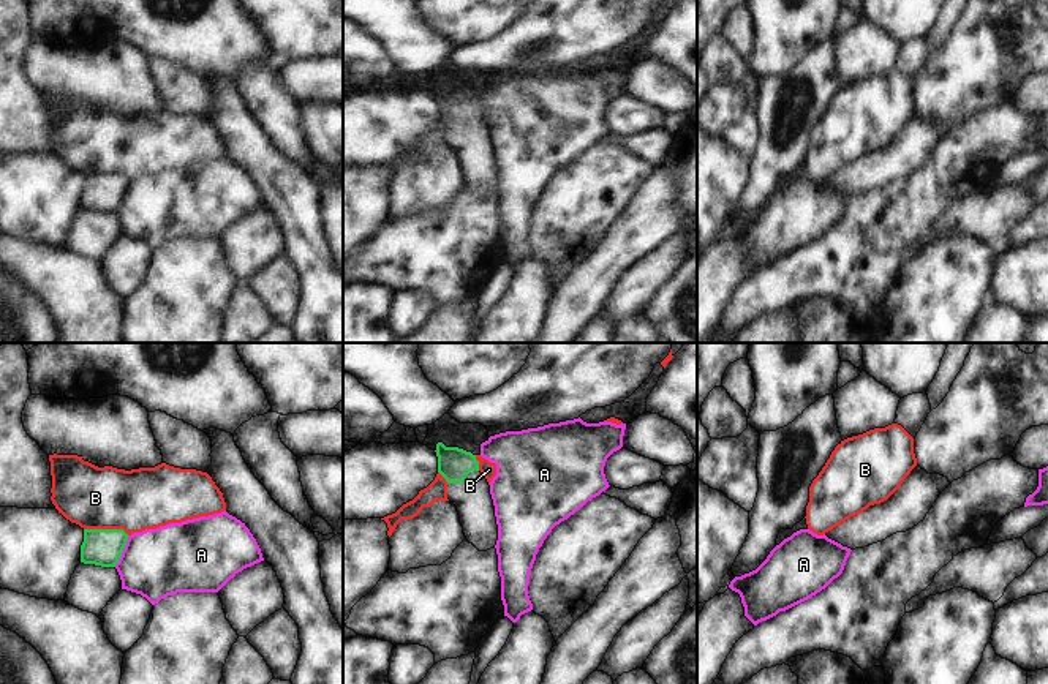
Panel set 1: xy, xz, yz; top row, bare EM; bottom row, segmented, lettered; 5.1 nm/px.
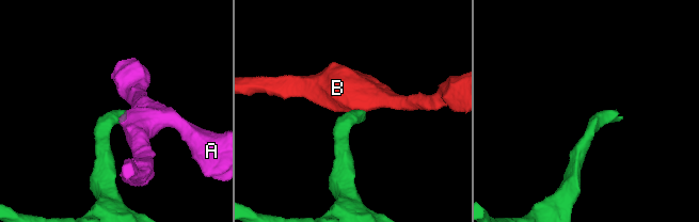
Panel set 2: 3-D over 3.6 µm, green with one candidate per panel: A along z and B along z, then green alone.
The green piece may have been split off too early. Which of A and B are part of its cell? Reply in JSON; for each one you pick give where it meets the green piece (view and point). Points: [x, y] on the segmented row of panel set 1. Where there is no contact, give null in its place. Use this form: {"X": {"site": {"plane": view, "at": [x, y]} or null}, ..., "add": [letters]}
{"add": []}

